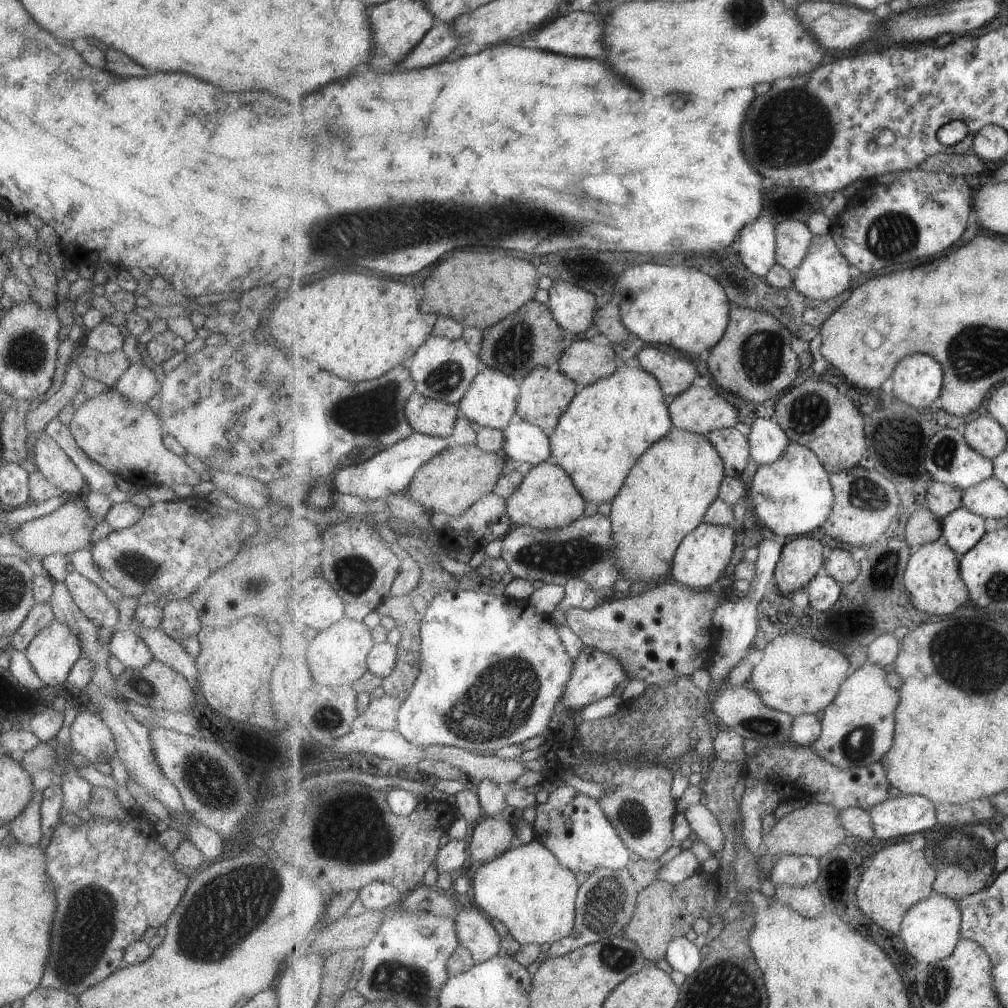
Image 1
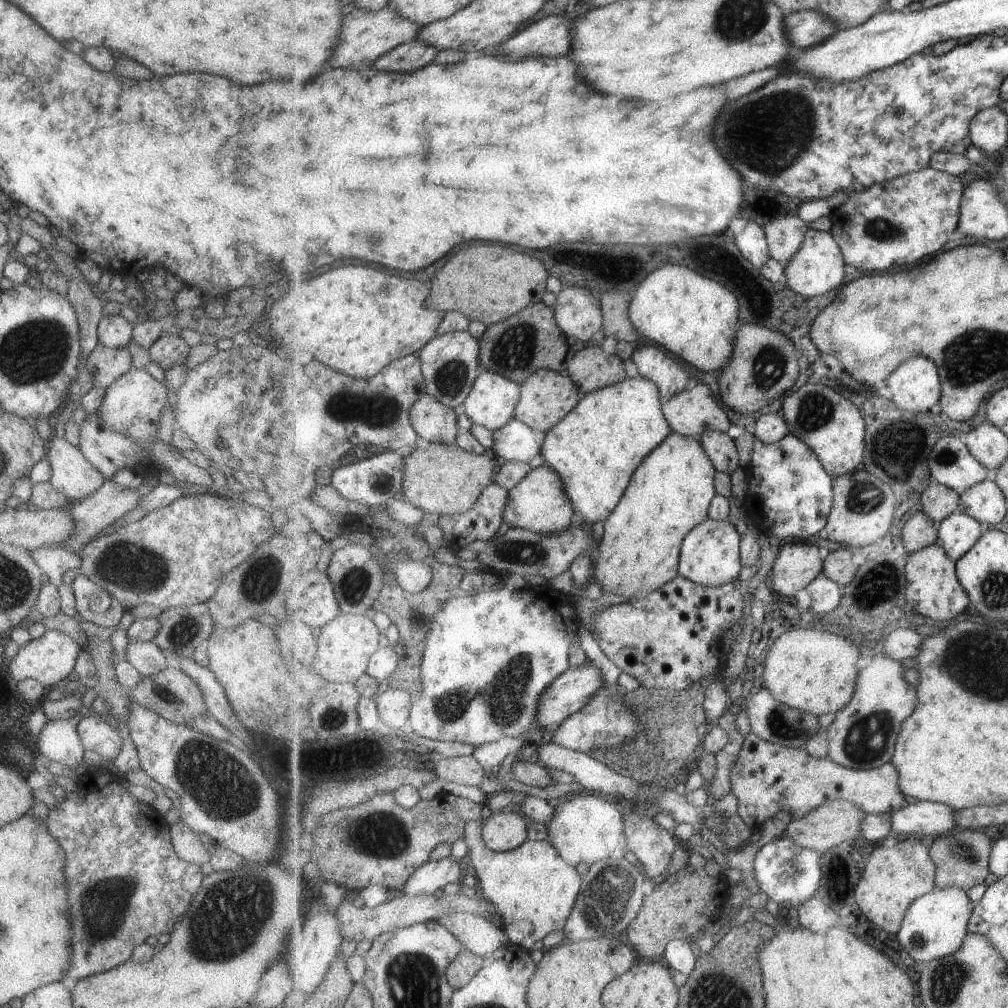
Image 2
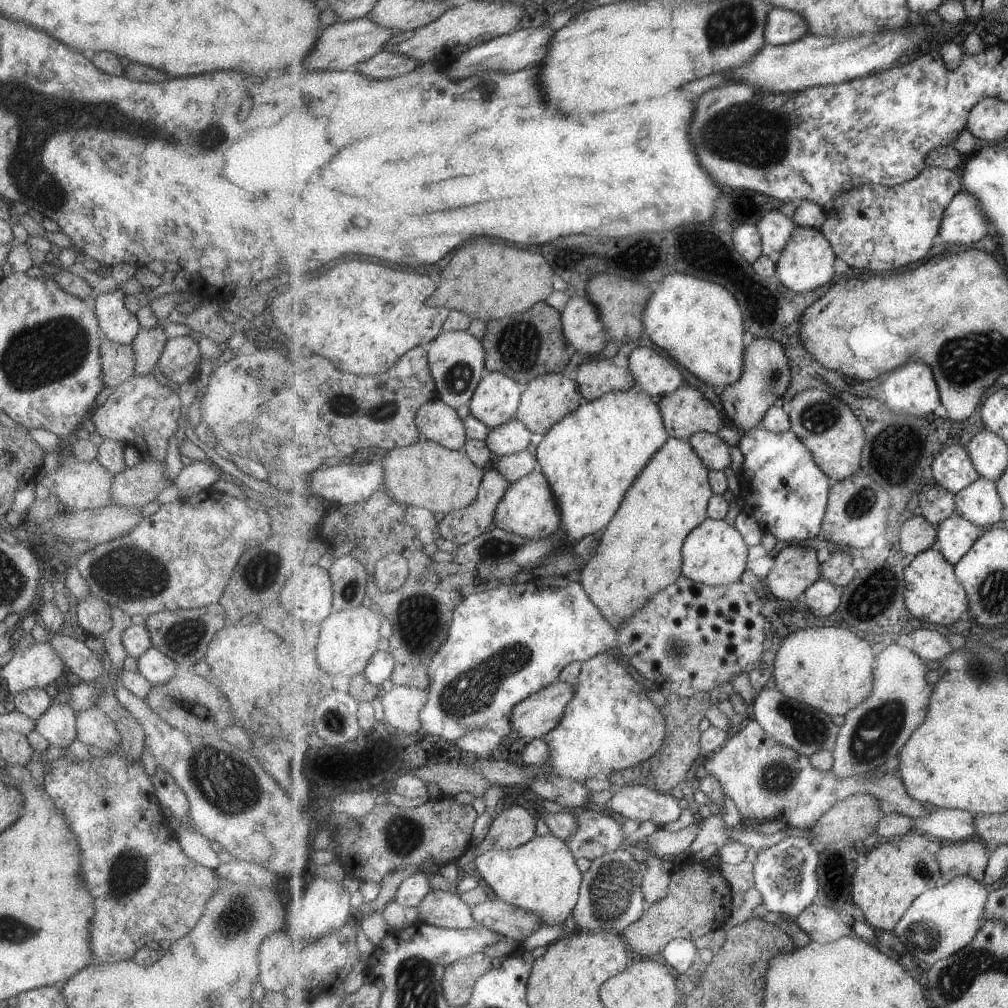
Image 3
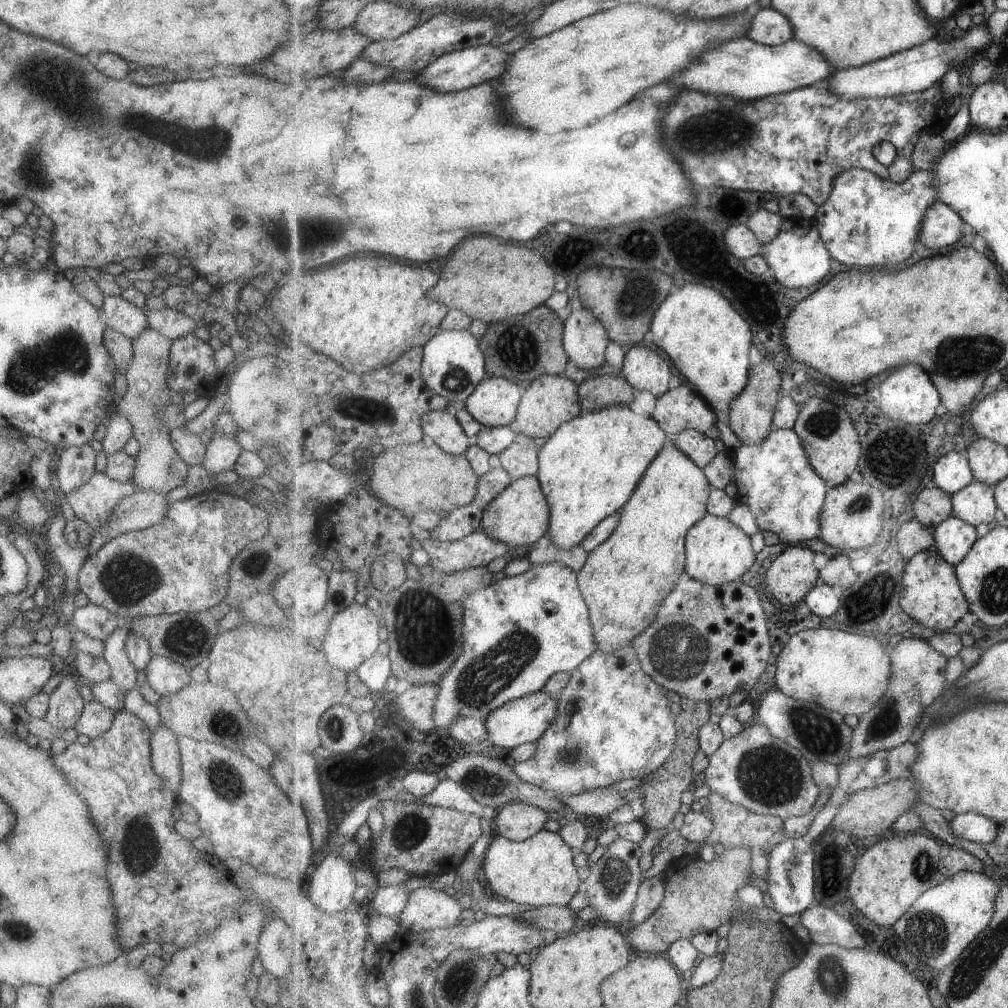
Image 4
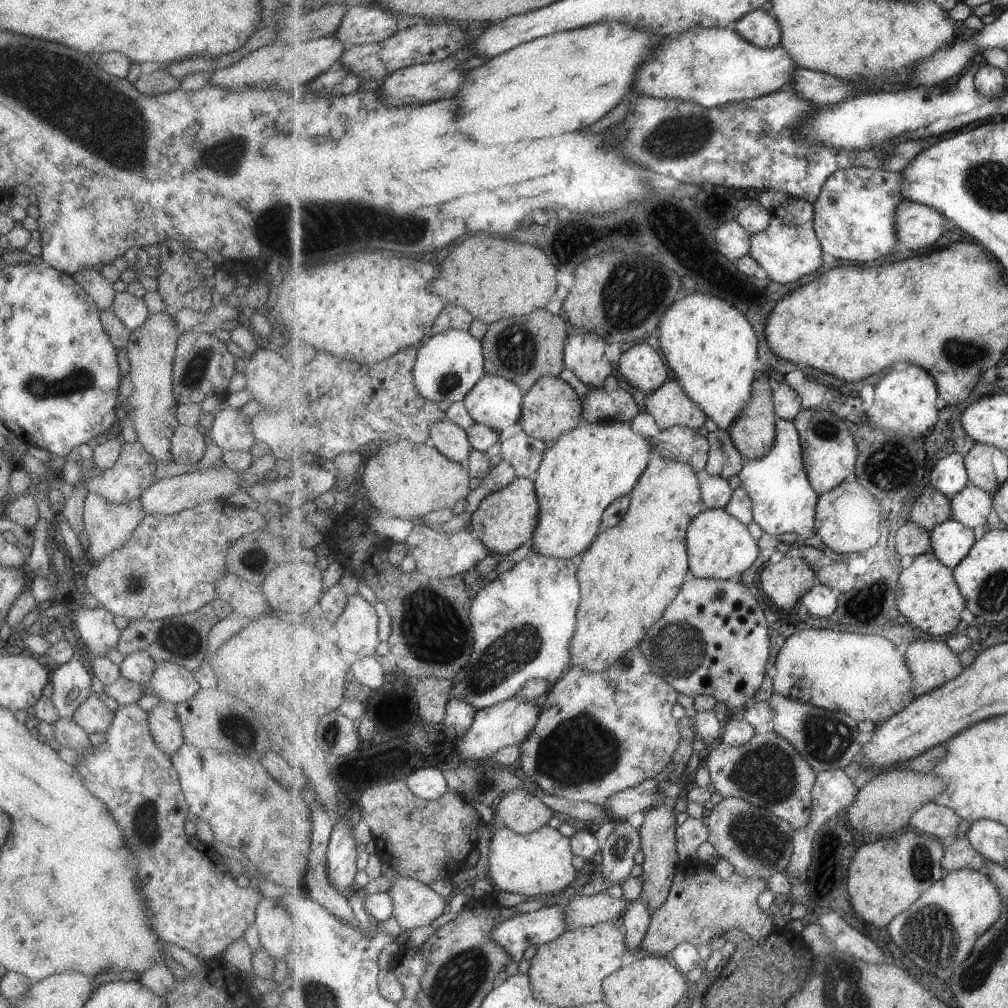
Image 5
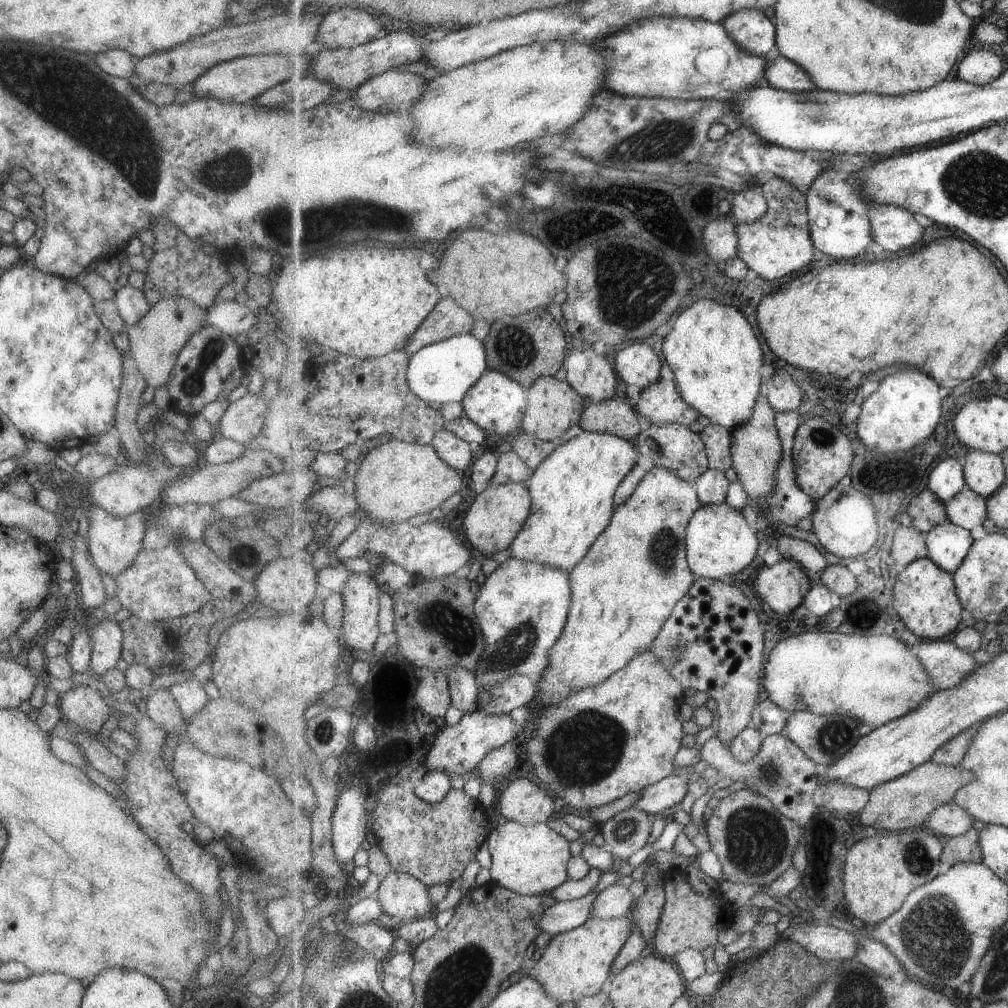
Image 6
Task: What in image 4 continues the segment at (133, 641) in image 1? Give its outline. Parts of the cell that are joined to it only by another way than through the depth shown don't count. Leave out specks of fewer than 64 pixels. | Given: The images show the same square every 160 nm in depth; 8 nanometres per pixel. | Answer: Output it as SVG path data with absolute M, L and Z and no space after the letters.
M152 655L144 666L146 683L159 696L170 695L191 682L189 672L167 657Z

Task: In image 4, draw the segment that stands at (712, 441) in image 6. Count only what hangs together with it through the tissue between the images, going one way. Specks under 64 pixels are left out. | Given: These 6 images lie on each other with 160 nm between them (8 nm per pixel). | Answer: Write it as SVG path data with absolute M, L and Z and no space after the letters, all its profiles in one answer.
M721 437L715 439L718 444L719 452L715 459L704 468L707 478L711 481L714 489L723 489L729 486L736 474L734 448L724 444Z

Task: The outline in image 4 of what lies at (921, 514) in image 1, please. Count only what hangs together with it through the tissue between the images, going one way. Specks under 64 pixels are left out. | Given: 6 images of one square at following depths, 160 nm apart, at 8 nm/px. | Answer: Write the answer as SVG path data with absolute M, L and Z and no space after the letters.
M917 518L905 521L898 532L898 545L907 560L913 559L920 552L936 546L934 529L924 525Z

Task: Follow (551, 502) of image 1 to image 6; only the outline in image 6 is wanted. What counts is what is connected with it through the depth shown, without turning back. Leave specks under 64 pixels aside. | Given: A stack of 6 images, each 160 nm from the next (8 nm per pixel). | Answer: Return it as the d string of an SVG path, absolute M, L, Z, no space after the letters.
M523 483L489 485L472 502L463 519L463 529L469 544L485 556L509 549L515 537L522 531L531 514L532 494Z

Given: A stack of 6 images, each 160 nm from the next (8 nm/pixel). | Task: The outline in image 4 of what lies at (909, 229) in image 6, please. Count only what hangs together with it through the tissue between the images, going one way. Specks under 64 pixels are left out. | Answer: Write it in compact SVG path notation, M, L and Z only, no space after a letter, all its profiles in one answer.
M939 200L926 212L919 242L923 242L929 248L949 246L961 238L963 221L963 217L954 208Z

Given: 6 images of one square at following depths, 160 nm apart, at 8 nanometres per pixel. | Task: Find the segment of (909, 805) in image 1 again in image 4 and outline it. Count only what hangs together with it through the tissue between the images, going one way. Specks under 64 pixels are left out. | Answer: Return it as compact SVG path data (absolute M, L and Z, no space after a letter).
M977 813L956 815L951 821L957 836L986 846L999 836L999 823L995 819Z

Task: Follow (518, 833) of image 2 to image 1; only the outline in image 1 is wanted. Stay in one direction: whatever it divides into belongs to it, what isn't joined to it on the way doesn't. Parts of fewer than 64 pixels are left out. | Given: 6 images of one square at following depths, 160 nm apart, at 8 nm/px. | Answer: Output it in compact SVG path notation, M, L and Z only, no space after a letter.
M483 817L471 833L469 852L472 864L483 864L500 857L517 845L517 830L500 817Z

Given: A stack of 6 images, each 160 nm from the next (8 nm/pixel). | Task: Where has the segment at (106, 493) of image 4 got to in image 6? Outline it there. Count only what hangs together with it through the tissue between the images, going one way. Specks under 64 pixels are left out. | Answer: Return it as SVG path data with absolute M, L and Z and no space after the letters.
M95 502L93 504L94 506L90 509L88 519L88 552L94 567L101 574L109 574L109 576L116 577L134 561L135 555L142 547L142 538L146 528L144 525L146 511L143 508L125 518L121 518L111 516Z

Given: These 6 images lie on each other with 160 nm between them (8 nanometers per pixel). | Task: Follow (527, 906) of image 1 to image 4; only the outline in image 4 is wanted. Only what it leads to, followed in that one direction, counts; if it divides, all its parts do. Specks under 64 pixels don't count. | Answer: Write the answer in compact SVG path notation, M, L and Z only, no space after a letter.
M543 829L535 836L519 842L505 837L495 837L483 855L483 869L491 892L509 901L529 904L534 908L545 905L567 906L571 898L583 887L583 881L579 878L579 870L577 870L578 865L574 861L576 855L575 850L567 844L559 832Z

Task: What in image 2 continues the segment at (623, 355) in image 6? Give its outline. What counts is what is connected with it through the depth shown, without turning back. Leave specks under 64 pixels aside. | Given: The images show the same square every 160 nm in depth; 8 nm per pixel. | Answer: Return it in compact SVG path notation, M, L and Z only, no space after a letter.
M642 346L633 352L631 359L641 377L657 384L664 403L689 388L689 372L663 352L661 346Z

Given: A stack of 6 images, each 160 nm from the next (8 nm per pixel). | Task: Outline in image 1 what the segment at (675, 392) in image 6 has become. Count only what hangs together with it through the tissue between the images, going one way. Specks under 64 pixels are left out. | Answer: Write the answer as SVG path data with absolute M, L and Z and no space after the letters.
M691 385L668 405L675 427L700 435L707 436L715 429L733 427L739 422L737 410L709 385Z

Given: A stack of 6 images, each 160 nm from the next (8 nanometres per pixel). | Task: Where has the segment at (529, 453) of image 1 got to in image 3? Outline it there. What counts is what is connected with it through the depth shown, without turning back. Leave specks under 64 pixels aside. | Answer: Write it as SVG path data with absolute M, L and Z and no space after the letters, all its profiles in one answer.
M513 418L513 422L489 430L486 443L497 456L512 455L527 448L529 442L534 442L531 433L525 424Z

